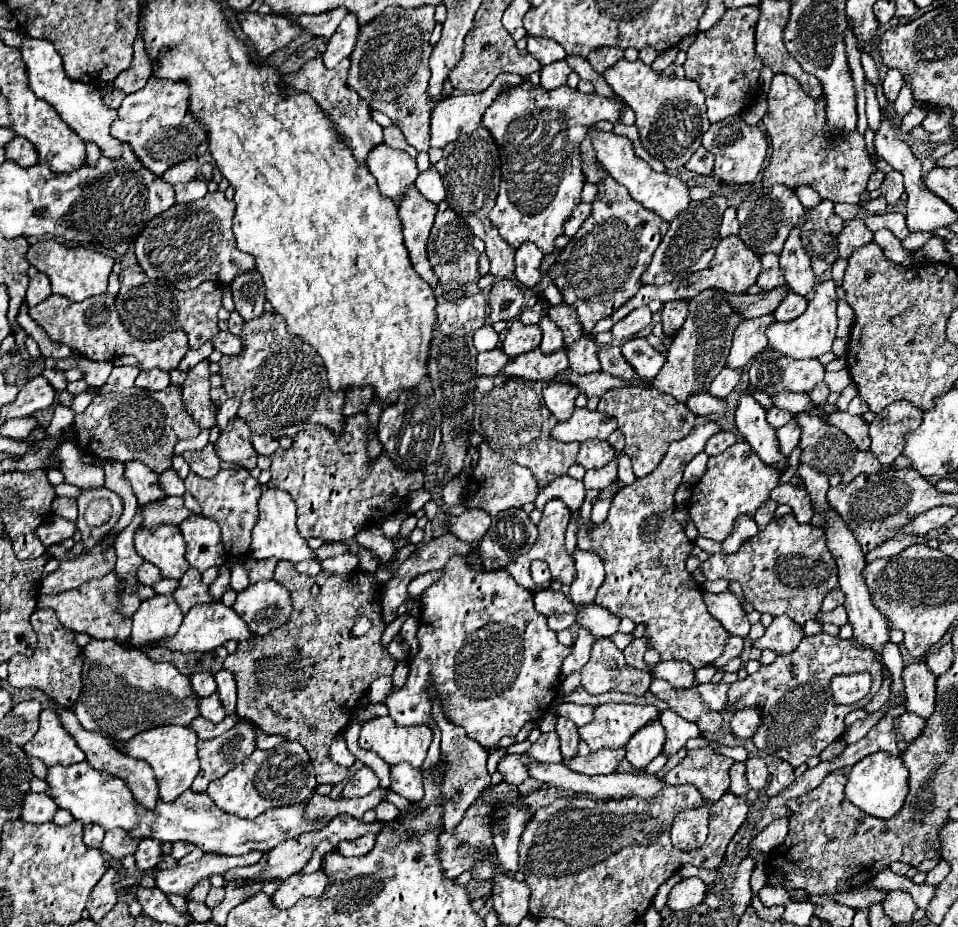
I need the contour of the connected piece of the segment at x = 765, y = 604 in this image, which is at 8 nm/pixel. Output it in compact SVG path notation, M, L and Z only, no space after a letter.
M786 514L778 520L772 520L766 526L766 530L760 530L738 552L734 552L734 554L718 552L708 562L700 564L700 568L704 570L708 580L726 578L726 580L740 582L744 596L754 604L756 612L760 612L760 614L768 612L772 616L786 614L796 624L804 624L804 622L812 620L820 612L820 604L822 604L824 596L832 588L838 588L838 568L836 568L832 554L828 552L828 548L824 544L824 530L820 526L814 526L814 524L798 524L792 514Z

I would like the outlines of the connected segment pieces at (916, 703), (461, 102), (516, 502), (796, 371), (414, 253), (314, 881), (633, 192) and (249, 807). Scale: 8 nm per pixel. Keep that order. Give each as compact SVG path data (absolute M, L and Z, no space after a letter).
M924 660L912 662L902 670L904 690L906 690L906 710L920 716L930 718L934 712L936 698L936 676L928 670Z
M502 73L496 77L493 84L488 90L480 92L480 94L462 94L462 96L450 96L442 102L438 102L438 106L432 112L432 138L430 138L430 146L432 148L444 148L446 144L454 142L460 134L470 134L474 132L480 124L482 124L482 114L484 110L492 104L492 100L498 96L498 92L503 85L516 86L525 80L518 74Z
M482 442L478 446L478 454L480 454L480 458L478 458L478 464L472 472L472 478L468 484L468 496L464 500L466 508L480 508L480 510L488 512L490 516L496 516L502 510L522 508L524 504L536 500L540 488L538 488L534 474L528 468L512 464L512 460L508 460L502 454L488 448L486 442Z
M766 348L750 360L750 384L770 396L776 392L810 392L824 378L824 366L816 358L796 360Z
M414 186L404 192L398 206L398 216L404 228L404 244L410 252L412 266L432 288L436 288L436 274L428 264L426 240L434 224L436 212L438 212L436 204L428 202Z
M322 870L314 874L296 874L280 882L278 890L270 896L270 900L276 908L286 910L286 908L292 908L296 902L300 902L302 898L308 898L308 896L318 898L326 890L326 884L328 884L328 878L324 876Z
M594 128L588 132L588 136L594 142L598 160L604 164L604 168L610 172L610 176L616 182L624 184L628 188L630 196L636 202L640 202L644 208L656 212L666 222L672 222L680 212L684 212L688 208L688 204L692 202L690 186L684 180L680 180L676 176L670 176L666 172L654 172L644 160L640 160L634 154L634 148L632 148L632 144L626 136L618 136L618 134L612 134L612 132L598 132Z
M282 742L272 750L256 750L240 766L232 768L218 780L212 780L206 792L220 810L240 818L256 818L268 808L292 806L308 800L316 786L308 752L298 742Z

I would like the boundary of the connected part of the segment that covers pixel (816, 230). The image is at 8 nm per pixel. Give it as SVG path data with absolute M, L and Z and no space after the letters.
M822 200L818 206L808 208L806 222L800 228L804 250L812 260L812 270L822 276L836 262L836 236L828 232L826 220L834 214L834 204Z

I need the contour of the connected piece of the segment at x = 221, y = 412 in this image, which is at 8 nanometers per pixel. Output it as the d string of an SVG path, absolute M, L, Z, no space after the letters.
M228 398L220 408L218 408L218 428L224 430L226 424L236 418L236 412L238 412L238 406L240 406L240 400L238 398Z

